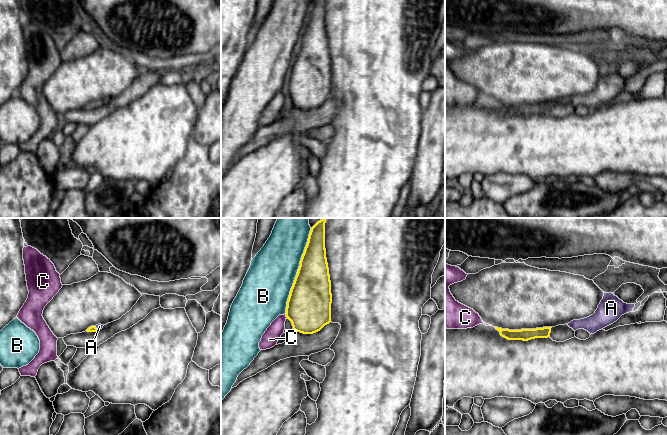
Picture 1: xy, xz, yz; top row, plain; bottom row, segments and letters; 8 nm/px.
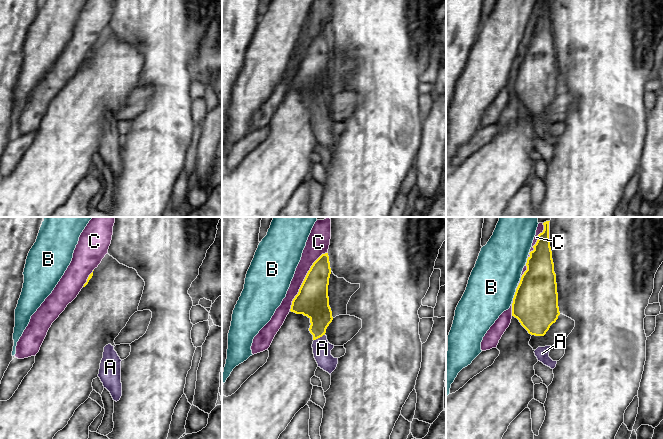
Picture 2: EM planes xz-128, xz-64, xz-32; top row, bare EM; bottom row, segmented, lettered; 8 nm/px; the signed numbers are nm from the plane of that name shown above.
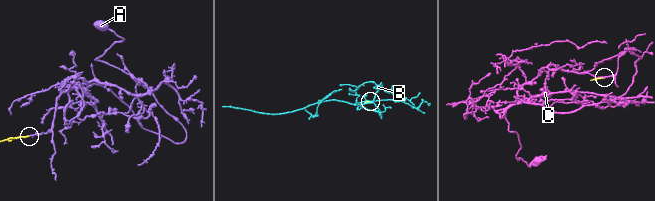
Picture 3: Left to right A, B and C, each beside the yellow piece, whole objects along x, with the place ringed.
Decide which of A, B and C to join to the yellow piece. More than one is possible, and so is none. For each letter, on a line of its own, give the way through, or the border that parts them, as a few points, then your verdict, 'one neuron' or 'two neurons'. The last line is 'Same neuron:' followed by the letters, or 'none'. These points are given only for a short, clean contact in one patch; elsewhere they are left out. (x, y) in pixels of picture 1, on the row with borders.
A: runs through xy (93, 328), (96, 328), (99, 326); one neuron
B: two neurons
C: two neurons
Same neuron: A

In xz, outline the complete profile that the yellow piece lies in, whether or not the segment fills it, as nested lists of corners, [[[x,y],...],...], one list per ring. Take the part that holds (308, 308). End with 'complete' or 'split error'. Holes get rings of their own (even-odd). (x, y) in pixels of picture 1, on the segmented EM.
[[[318,221],[309,234],[287,301],[286,317],[294,331],[313,334],[331,322],[331,281],[325,249],[325,223]]] | complete

